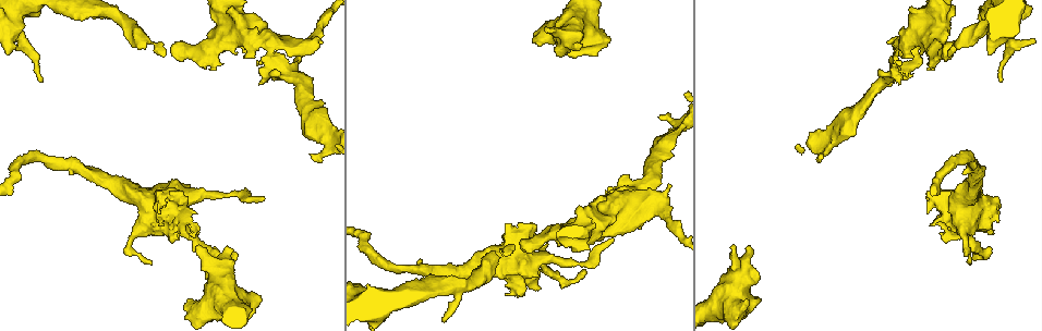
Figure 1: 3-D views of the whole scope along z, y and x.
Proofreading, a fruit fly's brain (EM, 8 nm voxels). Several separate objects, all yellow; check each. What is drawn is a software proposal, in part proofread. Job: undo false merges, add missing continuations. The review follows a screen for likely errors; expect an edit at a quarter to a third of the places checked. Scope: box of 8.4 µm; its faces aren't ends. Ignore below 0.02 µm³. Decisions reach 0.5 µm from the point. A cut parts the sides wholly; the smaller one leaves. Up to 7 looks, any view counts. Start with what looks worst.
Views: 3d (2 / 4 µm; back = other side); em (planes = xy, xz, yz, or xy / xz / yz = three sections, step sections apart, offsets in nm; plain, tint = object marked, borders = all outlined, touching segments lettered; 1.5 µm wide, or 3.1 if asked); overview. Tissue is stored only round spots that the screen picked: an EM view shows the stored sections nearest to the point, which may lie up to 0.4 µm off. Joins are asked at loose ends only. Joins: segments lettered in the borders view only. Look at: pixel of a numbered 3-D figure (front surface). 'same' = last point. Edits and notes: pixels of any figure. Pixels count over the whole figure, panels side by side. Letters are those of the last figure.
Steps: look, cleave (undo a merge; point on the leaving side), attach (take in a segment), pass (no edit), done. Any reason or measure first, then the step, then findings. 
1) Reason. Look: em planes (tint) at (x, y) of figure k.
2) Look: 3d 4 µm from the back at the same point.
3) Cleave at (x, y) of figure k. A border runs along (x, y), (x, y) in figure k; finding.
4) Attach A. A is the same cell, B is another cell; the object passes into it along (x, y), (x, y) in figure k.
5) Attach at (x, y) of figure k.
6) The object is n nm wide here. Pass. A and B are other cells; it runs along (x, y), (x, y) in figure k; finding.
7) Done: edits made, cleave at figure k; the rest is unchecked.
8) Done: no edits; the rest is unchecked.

An open end. Look: em planes (tint) at (200, 247) of figure 1.

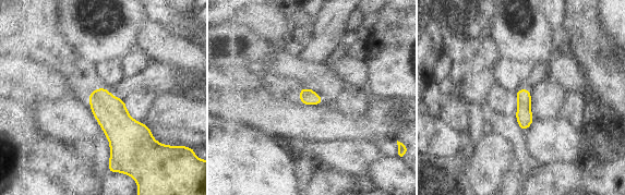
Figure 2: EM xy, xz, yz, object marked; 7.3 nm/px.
See the neighbours. Look: em planes (borders) at the same point.

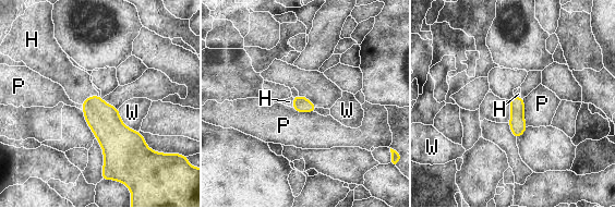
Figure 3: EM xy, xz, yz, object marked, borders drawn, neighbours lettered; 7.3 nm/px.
Attach H. H is the same cell, P and W are other cells; the object passes into it along (104, 119), (91, 96), (76, 83) in figure 3; it goes on there.

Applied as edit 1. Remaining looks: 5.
An open end. Look: 3d 4 µm at (42, 80) of figure 1.

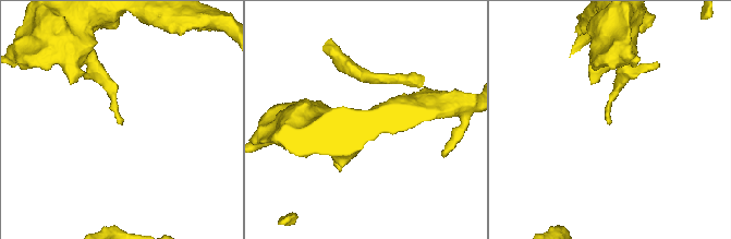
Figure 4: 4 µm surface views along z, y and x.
Look: em xy step 4 (borders) at (609, 124) of figure 4.

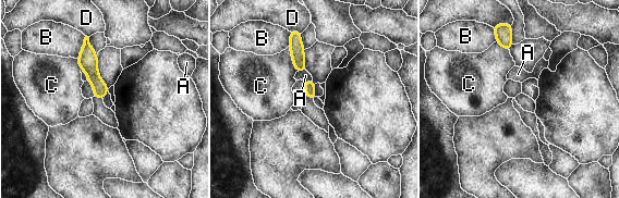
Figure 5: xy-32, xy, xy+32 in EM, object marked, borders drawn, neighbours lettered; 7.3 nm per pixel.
Look: em yz step 4 (borders) at the same point.

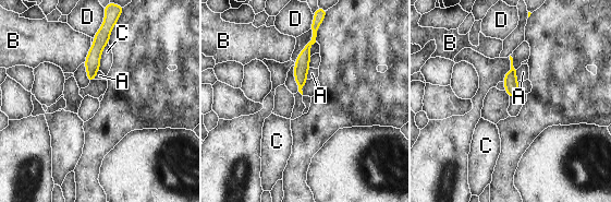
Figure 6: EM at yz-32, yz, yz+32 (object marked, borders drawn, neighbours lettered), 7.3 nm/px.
The longest contact is with C, 220 nm. Pass. A, B, C and D are other cells; a border runs along (309, 67), (306, 79) in figure 6; none of them fits.

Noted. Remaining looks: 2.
Done: edits made, attach at figure 3; the rest is unchecked.

